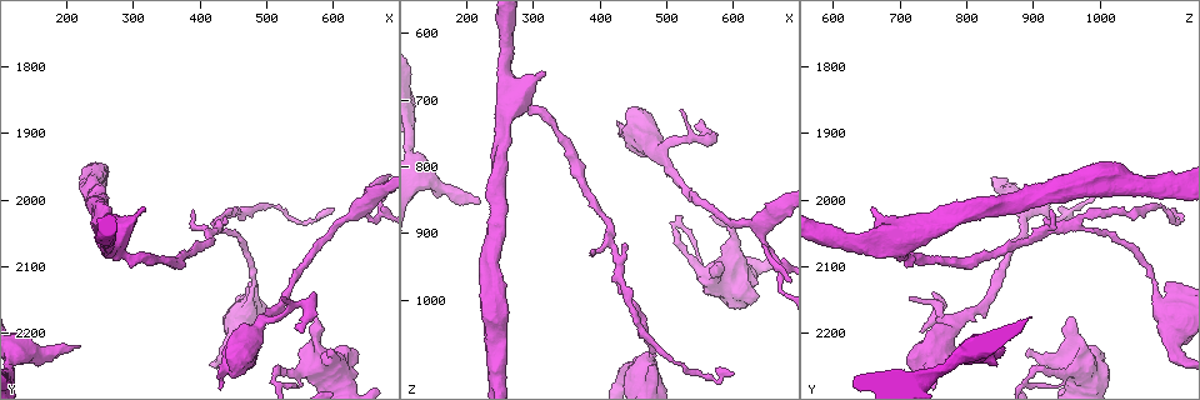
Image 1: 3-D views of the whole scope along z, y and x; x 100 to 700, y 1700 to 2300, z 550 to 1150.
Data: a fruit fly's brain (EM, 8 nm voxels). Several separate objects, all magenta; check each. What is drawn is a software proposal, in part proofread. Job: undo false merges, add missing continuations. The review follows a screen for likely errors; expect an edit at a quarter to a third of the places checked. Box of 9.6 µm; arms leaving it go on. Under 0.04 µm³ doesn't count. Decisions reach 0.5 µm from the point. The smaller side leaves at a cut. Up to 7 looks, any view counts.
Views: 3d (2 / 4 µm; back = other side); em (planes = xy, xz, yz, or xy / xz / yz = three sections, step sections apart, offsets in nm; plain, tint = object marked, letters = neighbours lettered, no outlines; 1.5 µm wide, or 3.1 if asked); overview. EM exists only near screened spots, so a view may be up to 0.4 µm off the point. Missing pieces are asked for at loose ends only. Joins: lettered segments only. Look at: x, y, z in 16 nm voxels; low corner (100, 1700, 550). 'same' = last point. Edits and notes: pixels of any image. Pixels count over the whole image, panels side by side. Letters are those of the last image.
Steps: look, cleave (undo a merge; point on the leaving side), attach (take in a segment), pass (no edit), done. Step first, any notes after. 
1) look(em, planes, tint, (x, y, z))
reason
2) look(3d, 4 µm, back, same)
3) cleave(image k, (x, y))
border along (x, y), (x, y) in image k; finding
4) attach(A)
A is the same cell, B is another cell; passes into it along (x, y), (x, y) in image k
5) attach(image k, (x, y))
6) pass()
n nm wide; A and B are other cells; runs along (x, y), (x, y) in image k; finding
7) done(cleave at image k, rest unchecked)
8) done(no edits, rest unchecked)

look(3d, 4 µm, (595, 2225, 890))
branch stops here

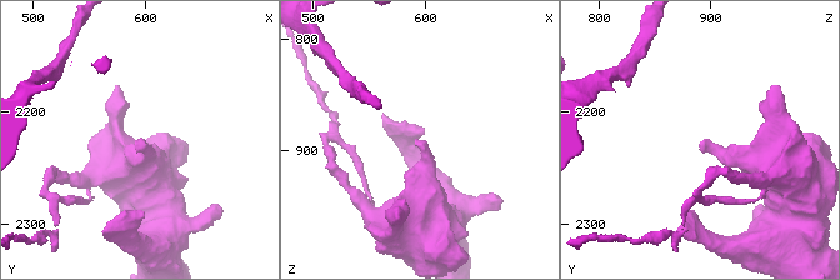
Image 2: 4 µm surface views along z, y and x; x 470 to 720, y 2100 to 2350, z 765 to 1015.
look(em, 3.1 µm, xz, step 8, letters, (592, 2226, 892))
shape alone is not enough

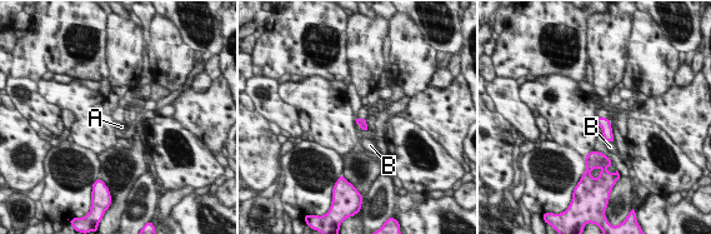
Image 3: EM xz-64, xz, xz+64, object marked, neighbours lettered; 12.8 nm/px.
look(em, 3.1 µm, planes, letters, same)
another direction

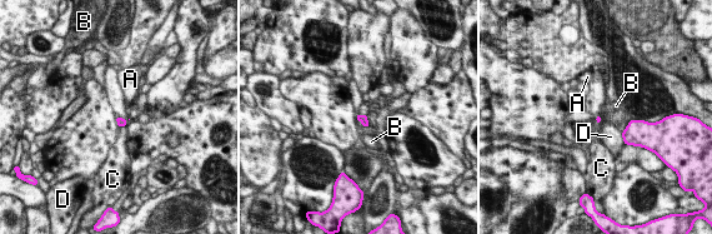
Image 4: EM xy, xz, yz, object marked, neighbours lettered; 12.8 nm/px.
pass()
A, B, C and D are other cells; no lettered segment goes on from it

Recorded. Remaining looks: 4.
look(em, planes, plain, (605, 2010, 1110))
free end

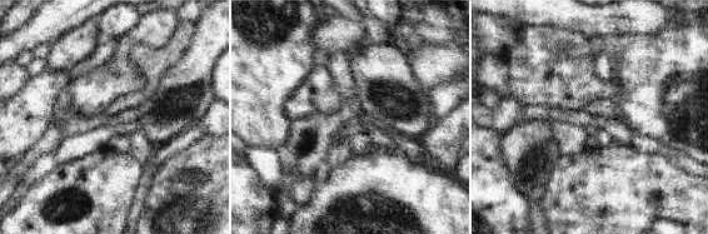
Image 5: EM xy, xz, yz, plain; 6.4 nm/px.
look(em, planes, tint, same)

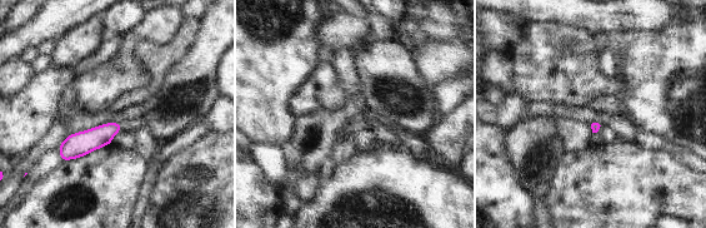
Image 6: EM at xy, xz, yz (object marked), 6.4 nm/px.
look(em, planes, letters, same)
what lies round it

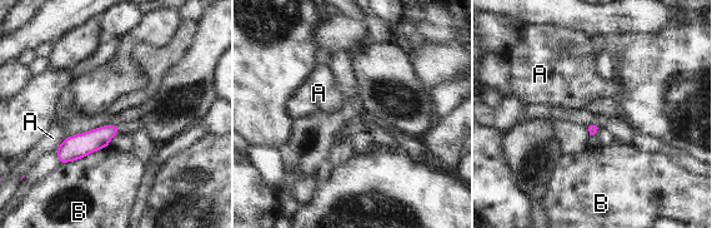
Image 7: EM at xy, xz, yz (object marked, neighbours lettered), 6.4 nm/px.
pass()
B touches over 340 nm; A and B are other cells; no lettered segment goes on from it

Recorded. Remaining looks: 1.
done(no edits, rest unchecked)

